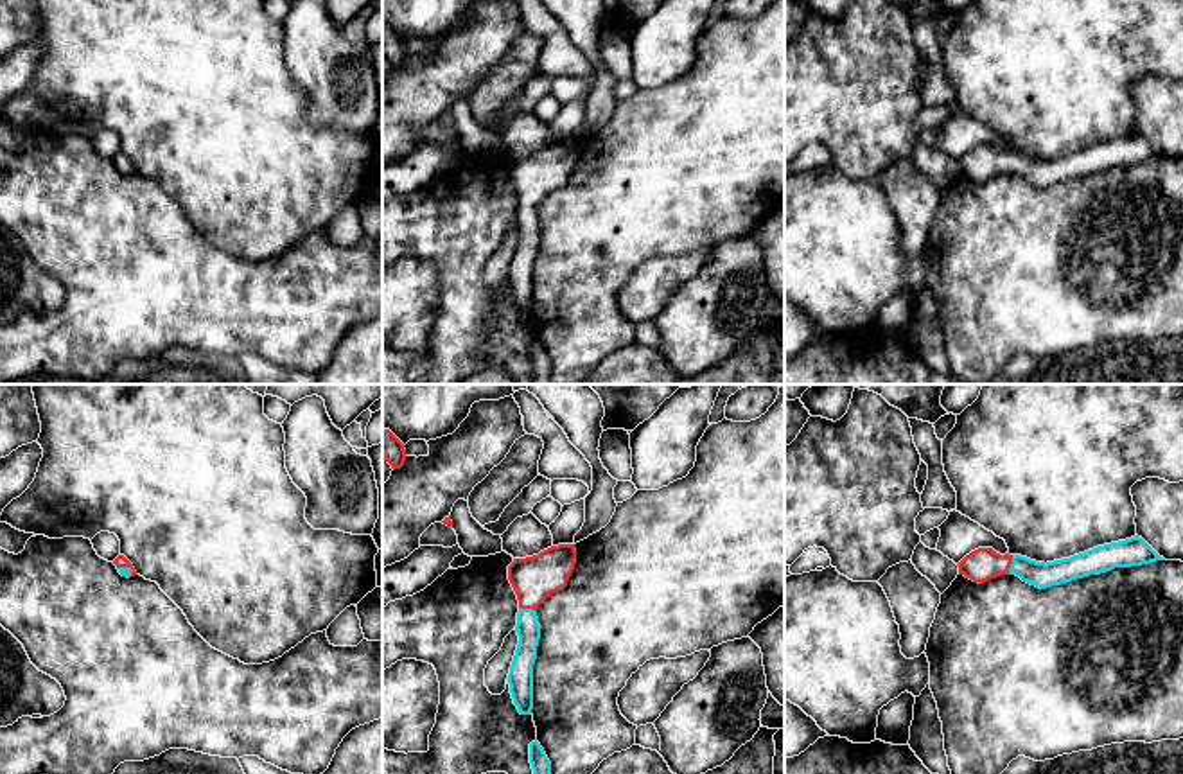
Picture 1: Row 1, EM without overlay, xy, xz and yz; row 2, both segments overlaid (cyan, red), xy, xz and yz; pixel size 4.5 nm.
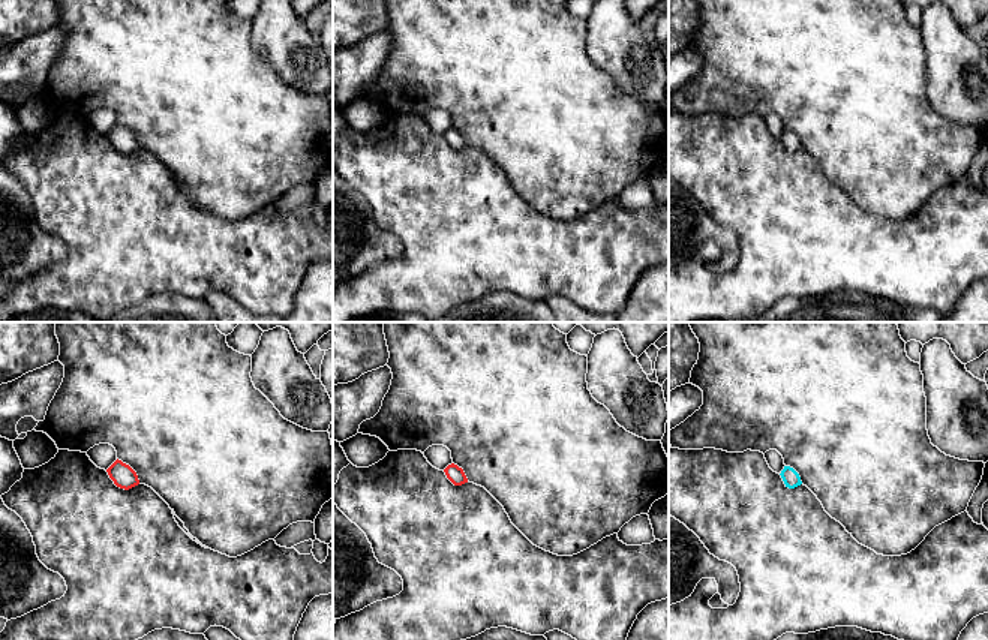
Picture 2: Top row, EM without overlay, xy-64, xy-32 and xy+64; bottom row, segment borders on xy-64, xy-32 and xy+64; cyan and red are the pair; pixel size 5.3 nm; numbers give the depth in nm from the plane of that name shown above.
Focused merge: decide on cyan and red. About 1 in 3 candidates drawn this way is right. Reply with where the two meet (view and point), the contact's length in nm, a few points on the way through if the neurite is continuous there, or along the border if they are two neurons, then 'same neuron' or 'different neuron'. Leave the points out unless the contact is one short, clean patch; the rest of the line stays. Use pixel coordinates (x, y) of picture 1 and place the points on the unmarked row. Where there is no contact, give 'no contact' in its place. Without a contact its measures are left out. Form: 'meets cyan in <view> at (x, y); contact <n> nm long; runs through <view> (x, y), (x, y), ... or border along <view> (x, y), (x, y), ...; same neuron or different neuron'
meets cyan in yz at (1011, 162); contact 90 nm long; runs through yz (1042, 173), (1011, 162), (982, 162); same neuron

